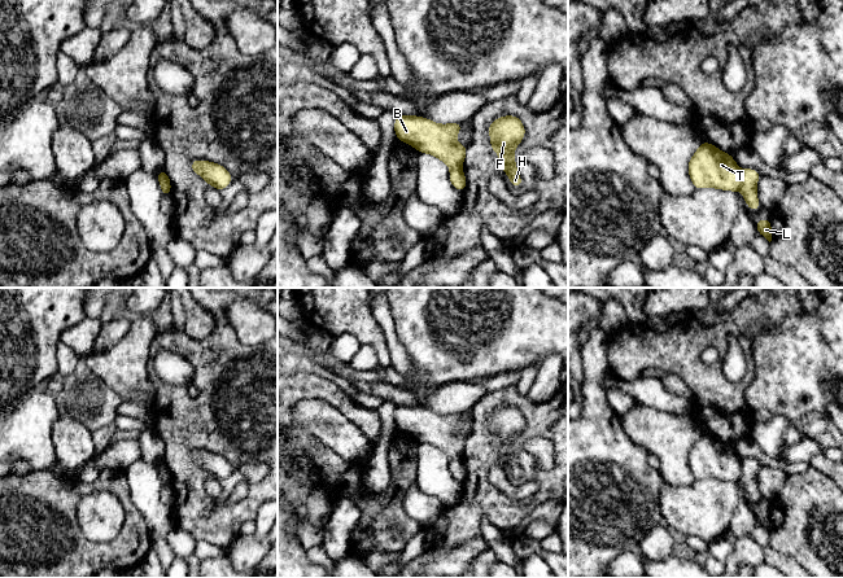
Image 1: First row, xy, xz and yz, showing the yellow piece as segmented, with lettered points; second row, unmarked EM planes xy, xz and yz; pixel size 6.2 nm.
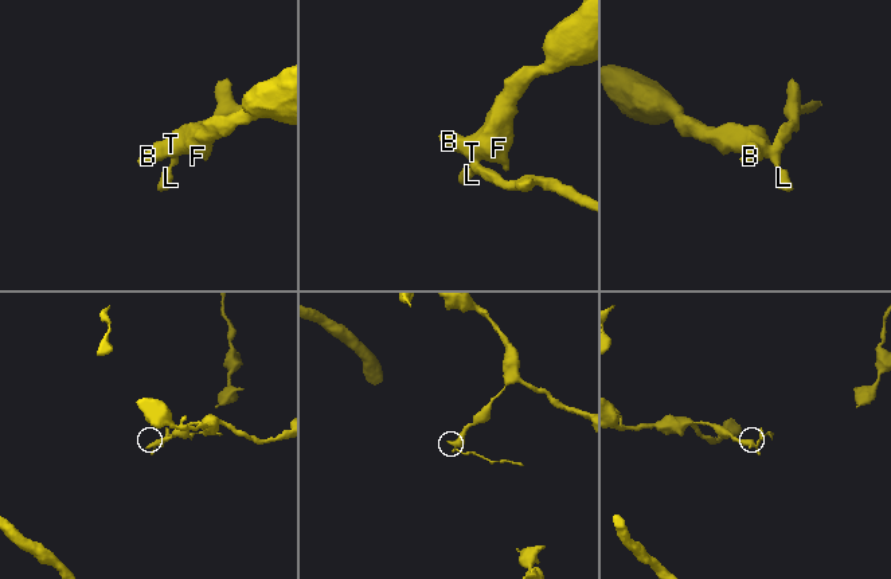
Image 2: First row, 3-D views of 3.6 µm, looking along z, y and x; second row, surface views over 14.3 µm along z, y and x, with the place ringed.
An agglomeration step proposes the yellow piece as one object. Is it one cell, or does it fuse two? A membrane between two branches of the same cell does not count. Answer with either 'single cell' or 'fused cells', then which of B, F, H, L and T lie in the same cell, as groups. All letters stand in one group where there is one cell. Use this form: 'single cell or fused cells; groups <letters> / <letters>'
fused cells; groups B F H T / L

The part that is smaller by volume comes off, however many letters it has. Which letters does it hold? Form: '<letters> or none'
L

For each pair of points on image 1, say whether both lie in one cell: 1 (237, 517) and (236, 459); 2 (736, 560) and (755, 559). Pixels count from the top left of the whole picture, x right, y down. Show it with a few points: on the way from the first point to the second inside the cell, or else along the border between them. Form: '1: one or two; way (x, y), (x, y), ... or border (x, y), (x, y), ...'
1: one; way (204, 502), (186, 476), (186, 451), (202, 443)
2: one; way (741, 559), (750, 559)

